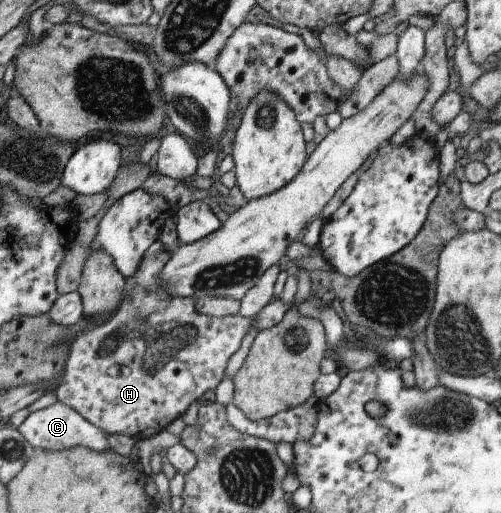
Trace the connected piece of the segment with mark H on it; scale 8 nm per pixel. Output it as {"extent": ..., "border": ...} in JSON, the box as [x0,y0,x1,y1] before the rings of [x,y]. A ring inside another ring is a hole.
{"extent":[54,239,290,442],"border":[[[155,239],[153,244],[149,245],[149,248],[147,248],[141,257],[135,274],[132,277],[124,278],[123,296],[121,296],[121,302],[118,309],[104,322],[103,325],[91,329],[83,329],[74,337],[73,342],[70,344],[68,355],[64,360],[64,375],[62,376],[61,385],[57,385],[54,392],[57,401],[72,408],[75,412],[78,412],[85,420],[87,420],[87,422],[90,422],[95,426],[95,428],[105,431],[106,433],[116,432],[126,434],[136,442],[148,439],[159,431],[166,430],[167,426],[169,426],[173,420],[176,420],[179,416],[182,416],[185,413],[191,402],[198,400],[204,392],[207,392],[207,390],[214,390],[216,388],[224,376],[223,372],[229,357],[238,350],[241,340],[243,340],[243,336],[249,332],[251,326],[257,328],[257,333],[261,332],[261,330],[267,330],[267,328],[271,328],[271,326],[275,326],[275,324],[279,323],[283,319],[285,312],[290,308],[290,306],[287,306],[287,304],[283,304],[283,302],[278,300],[269,302],[266,306],[263,306],[261,310],[257,310],[255,314],[251,314],[251,316],[233,314],[232,316],[226,315],[213,317],[199,314],[199,312],[195,310],[195,299],[171,296],[171,294],[167,294],[167,292],[164,293],[158,288],[159,271],[170,257],[171,252],[165,250],[164,246],[157,239]]]}

